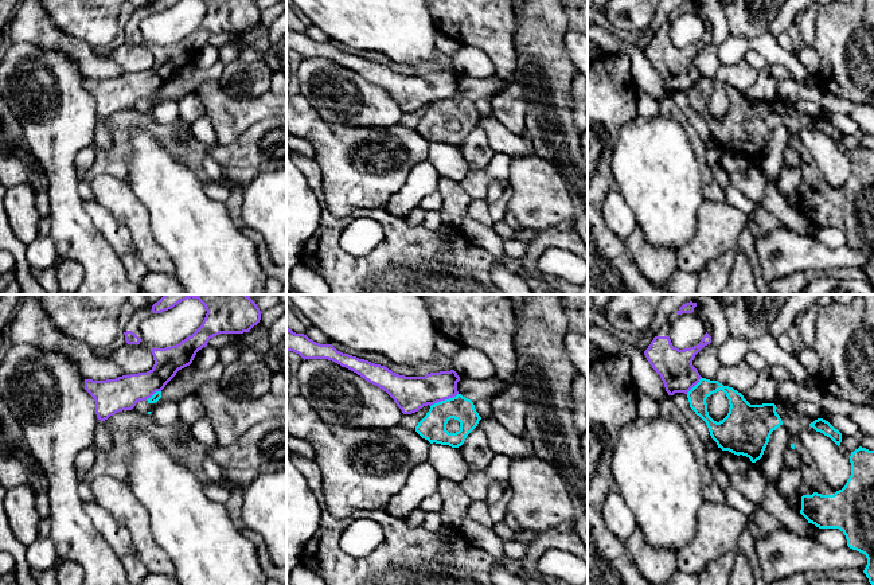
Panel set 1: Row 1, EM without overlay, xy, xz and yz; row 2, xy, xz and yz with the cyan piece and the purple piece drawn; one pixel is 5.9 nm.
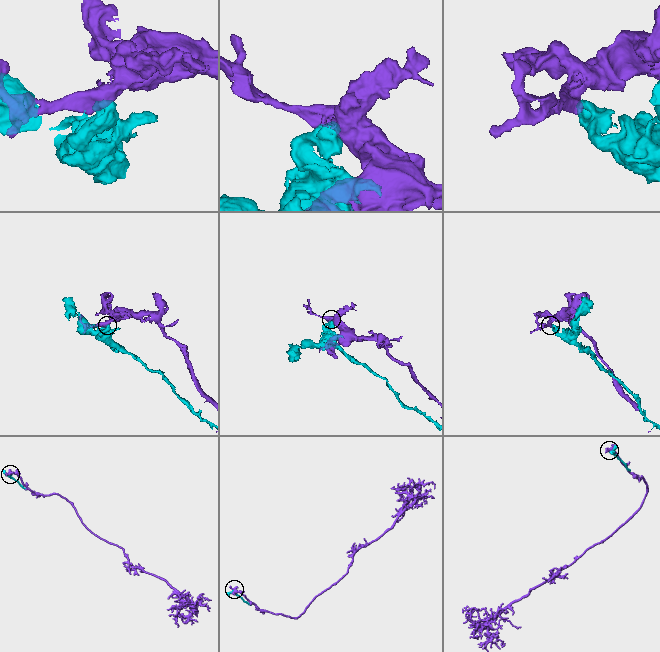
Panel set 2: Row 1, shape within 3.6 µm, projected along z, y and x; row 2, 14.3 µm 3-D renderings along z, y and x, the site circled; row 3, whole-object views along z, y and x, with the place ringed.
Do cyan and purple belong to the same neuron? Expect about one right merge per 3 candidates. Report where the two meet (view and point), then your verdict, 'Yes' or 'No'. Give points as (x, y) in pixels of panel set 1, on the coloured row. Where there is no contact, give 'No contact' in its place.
Touches cyan at xz (445, 400). No

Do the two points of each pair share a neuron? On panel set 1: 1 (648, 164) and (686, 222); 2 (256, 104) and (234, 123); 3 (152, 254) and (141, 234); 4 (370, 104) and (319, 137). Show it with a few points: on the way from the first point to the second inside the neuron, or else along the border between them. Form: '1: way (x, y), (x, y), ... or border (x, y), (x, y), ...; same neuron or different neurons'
1: way (660, 179), (664, 201), (671, 207); same neuron
2: way (250, 109), (240, 117); same neuron
3: way (148, 249), (143, 240); same neuron
4: border (312, 105), (332, 125), (367, 127); different neurons

